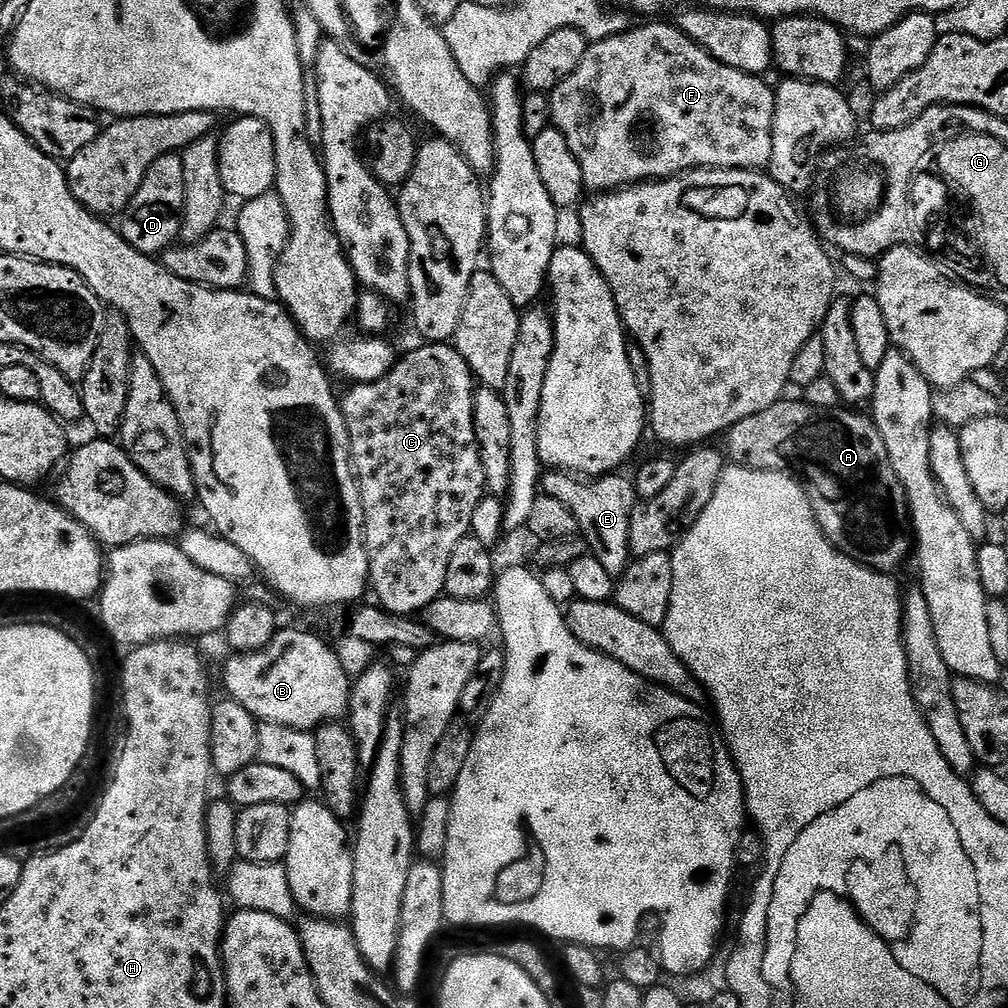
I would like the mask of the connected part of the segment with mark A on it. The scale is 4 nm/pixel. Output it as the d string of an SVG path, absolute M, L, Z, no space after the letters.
M782 398L774 406L770 406L766 410L762 410L758 414L754 414L750 418L742 418L742 422L738 422L733 428L728 429L723 437L724 445L722 451L733 465L742 468L753 468L759 472L785 472L786 475L792 477L793 480L799 480L800 488L806 494L806 498L812 507L814 518L818 522L818 526L824 531L826 537L832 545L844 552L852 560L864 565L866 568L872 568L876 572L885 574L895 573L895 568L903 566L914 552L914 533L912 531L912 522L908 511L908 496L904 492L902 482L898 478L898 474L894 474L894 466L890 466L890 458L886 454L886 442L882 442L882 434L878 434L878 426L872 421L871 415L862 413L860 410L853 410L848 406L837 406L835 408L815 408L803 402L788 400Z

